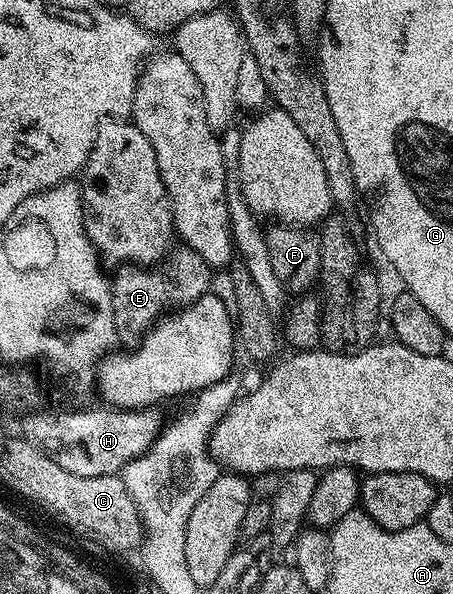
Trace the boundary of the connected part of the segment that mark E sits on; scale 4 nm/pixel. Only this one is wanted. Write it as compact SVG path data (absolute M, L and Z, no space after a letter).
M184 244L179 245L179 250L178 247L171 249L168 257L161 263L160 269L162 274L157 274L157 269L154 268L123 264L113 271L110 287L112 316L114 332L119 343L141 343L143 336L153 328L155 322L202 298L211 289L212 268Z

